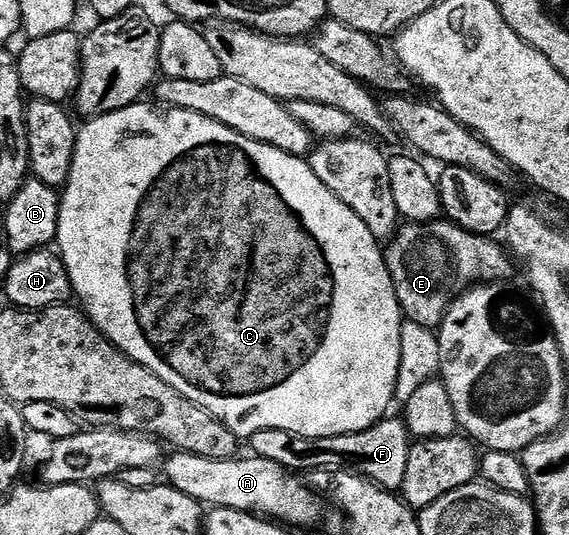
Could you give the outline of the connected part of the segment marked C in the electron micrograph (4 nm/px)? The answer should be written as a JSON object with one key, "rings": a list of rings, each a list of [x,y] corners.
{"rings":[[[138,101],[132,103],[130,107],[124,107],[106,115],[90,118],[86,122],[89,124],[85,128],[81,127],[76,132],[77,144],[75,145],[75,157],[71,165],[71,173],[69,174],[69,180],[65,182],[64,188],[60,192],[59,229],[55,240],[56,250],[59,252],[62,262],[65,263],[66,271],[70,275],[72,294],[75,299],[78,299],[76,302],[80,304],[90,321],[97,327],[97,330],[109,342],[114,343],[123,354],[134,359],[139,365],[151,369],[151,373],[155,373],[163,381],[167,381],[167,385],[171,385],[171,389],[183,393],[183,397],[195,401],[195,405],[199,405],[204,411],[210,411],[220,423],[227,425],[227,429],[231,429],[238,437],[245,437],[245,435],[246,437],[252,437],[263,429],[279,429],[292,435],[322,439],[323,437],[359,433],[386,418],[388,411],[385,410],[388,409],[389,402],[395,399],[397,390],[399,337],[401,335],[403,316],[401,314],[401,306],[397,300],[397,294],[393,288],[393,282],[391,281],[391,273],[385,264],[382,244],[373,236],[368,225],[352,209],[347,205],[343,205],[343,201],[339,197],[335,197],[335,193],[331,193],[331,189],[327,189],[327,185],[323,185],[323,181],[319,181],[319,177],[315,177],[315,173],[309,168],[308,162],[304,158],[288,155],[286,151],[280,151],[271,145],[255,141],[251,137],[243,137],[235,129],[231,129],[214,119],[203,117],[194,111],[179,111],[176,109],[161,111],[148,107],[145,101]]]}

